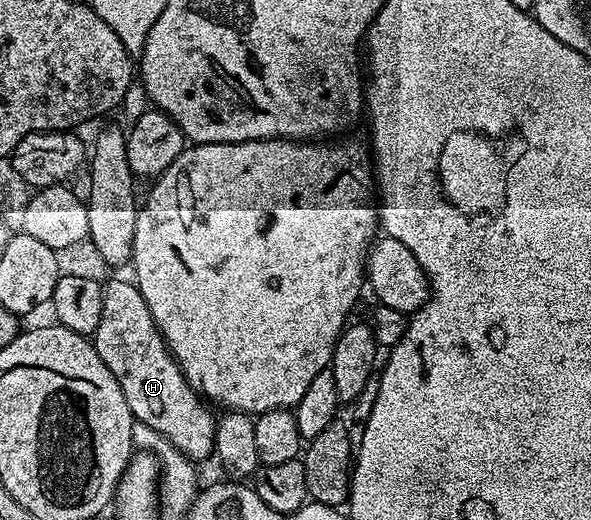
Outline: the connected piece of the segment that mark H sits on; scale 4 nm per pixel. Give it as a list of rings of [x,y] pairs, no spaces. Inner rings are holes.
[[[116,278],[113,282],[105,281],[102,292],[102,320],[98,320],[98,328],[94,335],[94,345],[98,356],[102,356],[102,364],[114,372],[114,380],[118,380],[118,388],[122,388],[122,396],[126,396],[126,404],[130,404],[133,419],[154,428],[174,446],[181,450],[192,462],[201,464],[213,457],[216,441],[216,418],[207,410],[205,399],[196,393],[188,383],[182,368],[176,362],[172,351],[164,342],[164,337],[156,326],[154,316],[138,289],[135,281]]]

